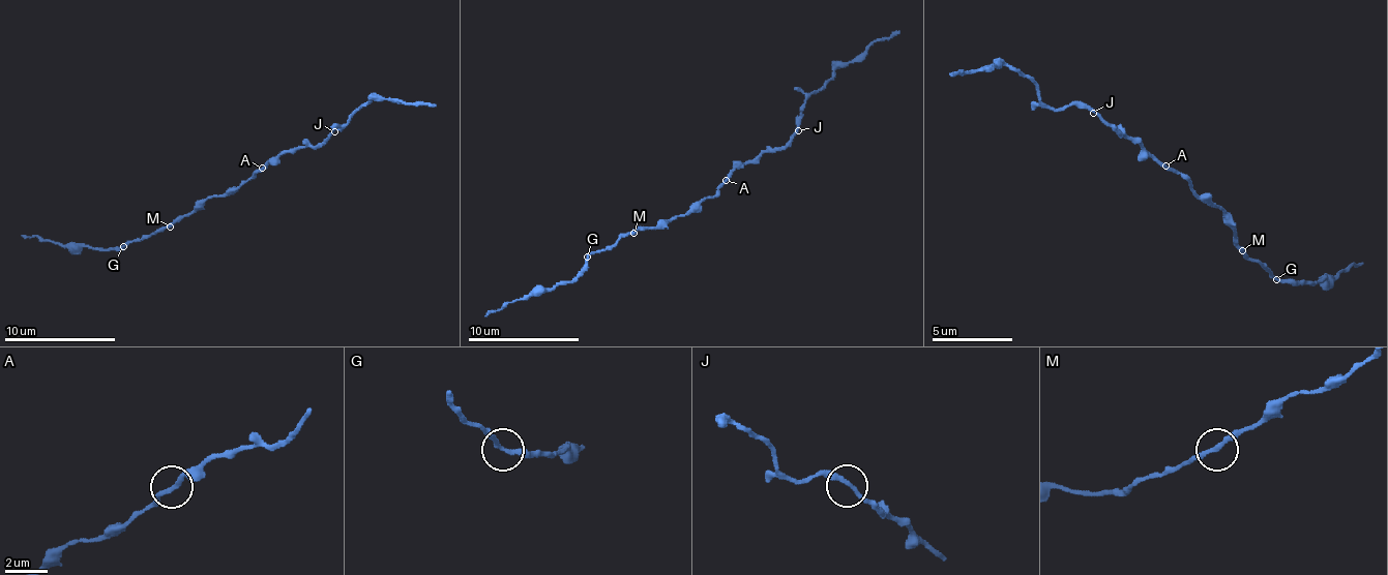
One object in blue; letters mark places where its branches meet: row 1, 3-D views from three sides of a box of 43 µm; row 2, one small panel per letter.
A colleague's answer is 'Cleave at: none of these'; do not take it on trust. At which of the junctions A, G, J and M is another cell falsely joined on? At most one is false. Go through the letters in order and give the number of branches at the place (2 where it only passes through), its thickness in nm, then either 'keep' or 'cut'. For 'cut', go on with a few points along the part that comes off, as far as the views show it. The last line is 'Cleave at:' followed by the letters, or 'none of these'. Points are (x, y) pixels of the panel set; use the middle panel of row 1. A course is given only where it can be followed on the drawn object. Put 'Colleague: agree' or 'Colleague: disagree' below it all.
A: branches 2; calibre 200 nm; keep
G: branches 2; calibre 220 nm; keep
J: branches 2; calibre 240 nm; keep
M: branches 2; calibre 240 nm; keep
Cleave at: none of these
Colleague: agree

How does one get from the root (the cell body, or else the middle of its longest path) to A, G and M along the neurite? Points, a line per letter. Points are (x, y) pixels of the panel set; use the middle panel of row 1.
A: (711, 197), (726, 180)
G: (711, 197), (706, 197), (678, 216), (661, 219), (653, 228), (637, 228), (614, 244), (586, 255)
M: (711, 197), (706, 197), (678, 216), (661, 219), (653, 228), (639, 228), (633, 233)

